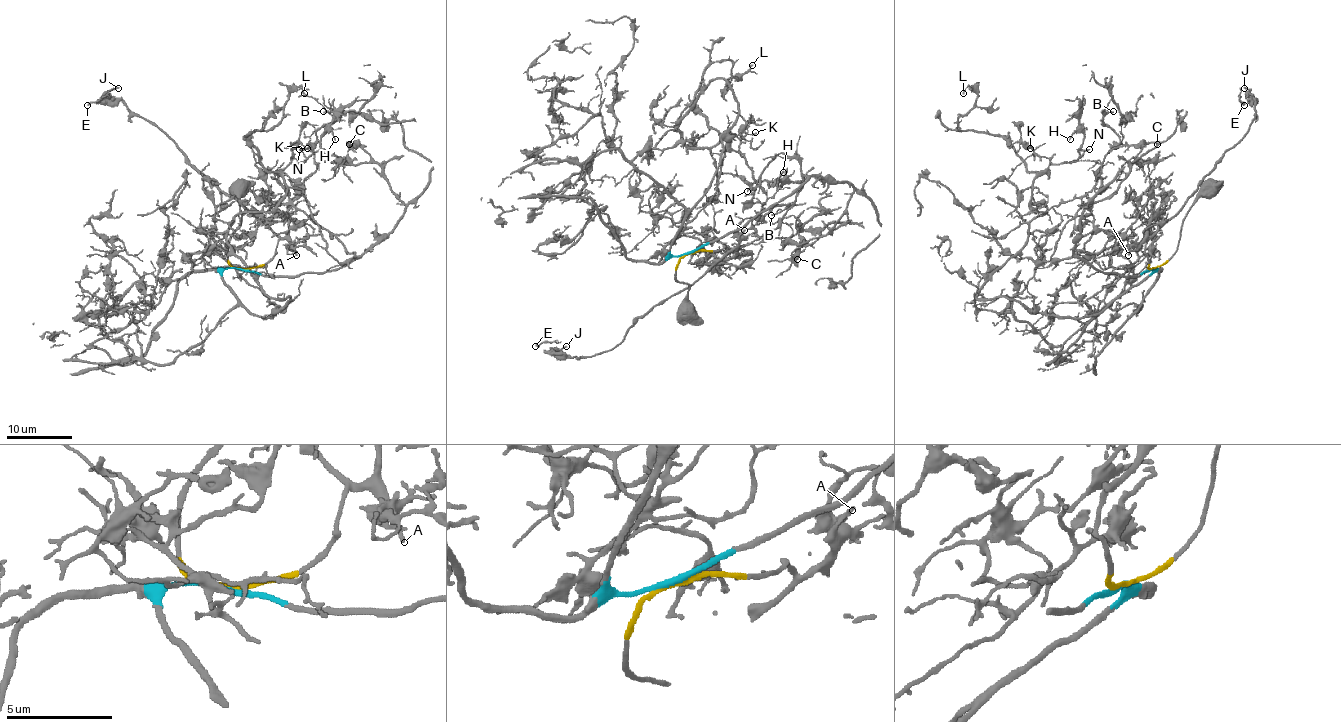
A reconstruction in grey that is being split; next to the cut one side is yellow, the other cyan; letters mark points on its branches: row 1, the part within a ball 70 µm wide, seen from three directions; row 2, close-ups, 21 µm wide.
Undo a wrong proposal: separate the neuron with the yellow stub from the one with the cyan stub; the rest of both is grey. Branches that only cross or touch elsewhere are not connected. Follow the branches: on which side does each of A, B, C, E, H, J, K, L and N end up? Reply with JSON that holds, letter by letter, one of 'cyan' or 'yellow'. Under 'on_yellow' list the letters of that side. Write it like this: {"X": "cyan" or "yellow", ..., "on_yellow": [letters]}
{"A": "yellow", "B": "cyan", "C": "cyan", "E": "yellow", "H": "cyan", "J": "yellow", "K": "cyan", "L": "cyan", "N": "cyan", "on_yellow": ["A", "E", "J"]}

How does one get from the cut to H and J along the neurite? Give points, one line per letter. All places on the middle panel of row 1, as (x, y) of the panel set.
H: (688, 253), (671, 243), (737, 114), (710, 83), (674, 129), (688, 147), (734, 134), (757, 181), (783, 171)
J: (688, 253), (723, 246), (726, 251), (690, 286), (656, 303), (613, 348), (569, 357), (558, 349), (566, 346)

